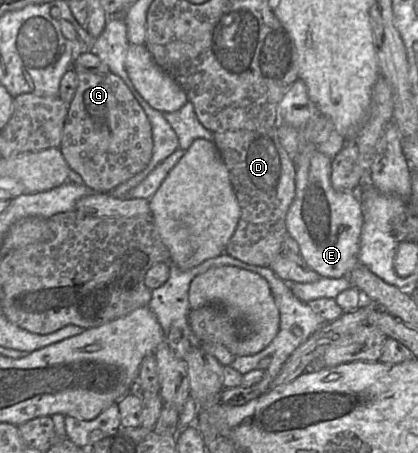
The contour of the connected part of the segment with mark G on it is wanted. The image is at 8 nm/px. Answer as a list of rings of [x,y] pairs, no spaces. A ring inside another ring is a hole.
[[[111,72],[76,74],[77,87],[68,105],[59,150],[69,168],[80,175],[82,183],[96,193],[108,193],[148,165],[153,149],[151,126],[143,109],[119,76]]]

